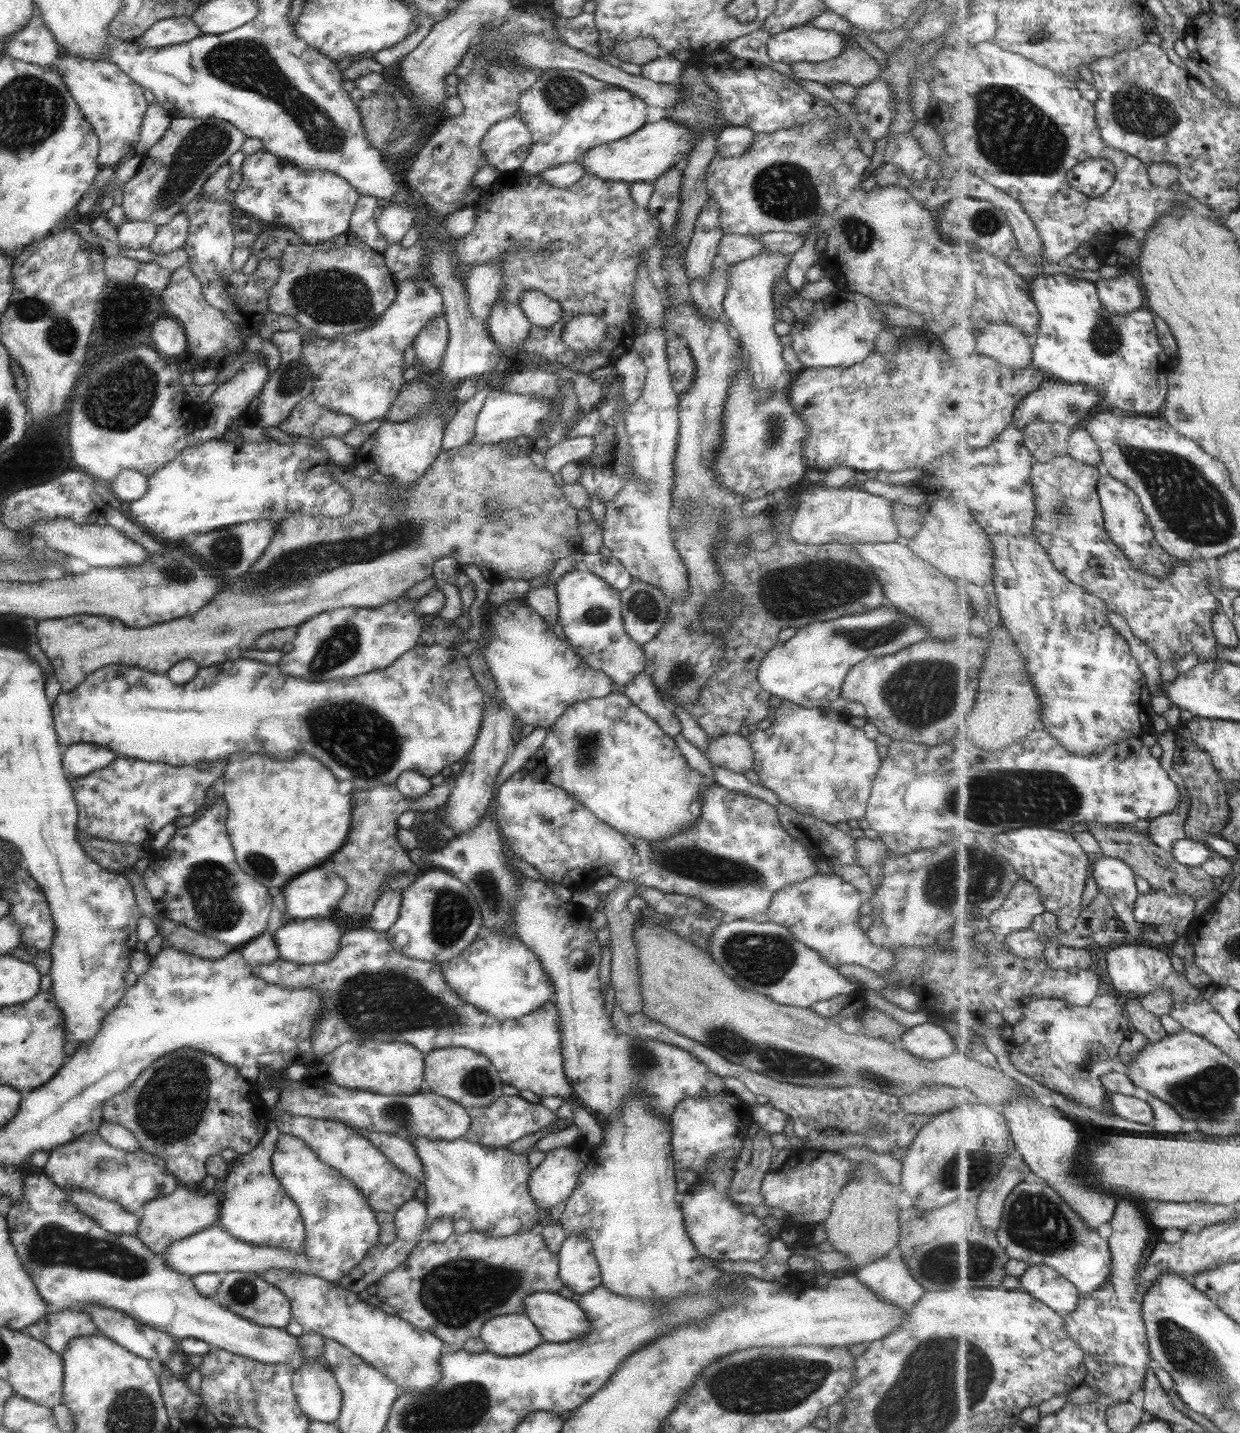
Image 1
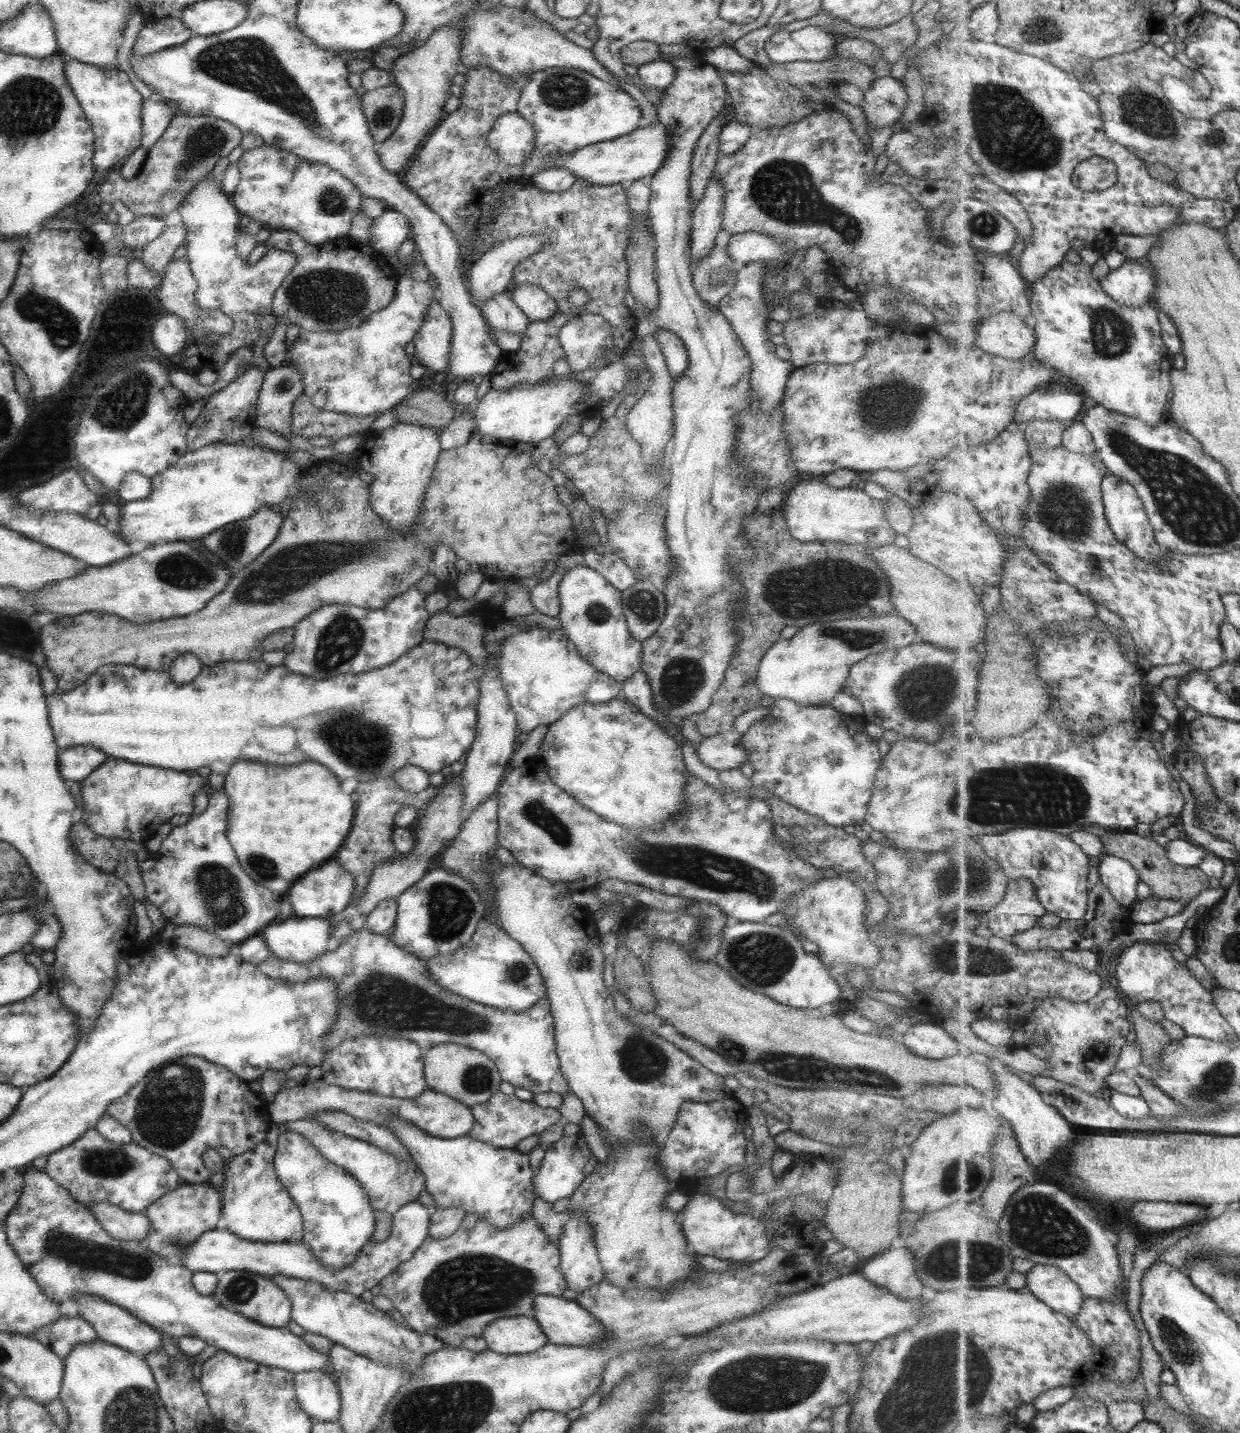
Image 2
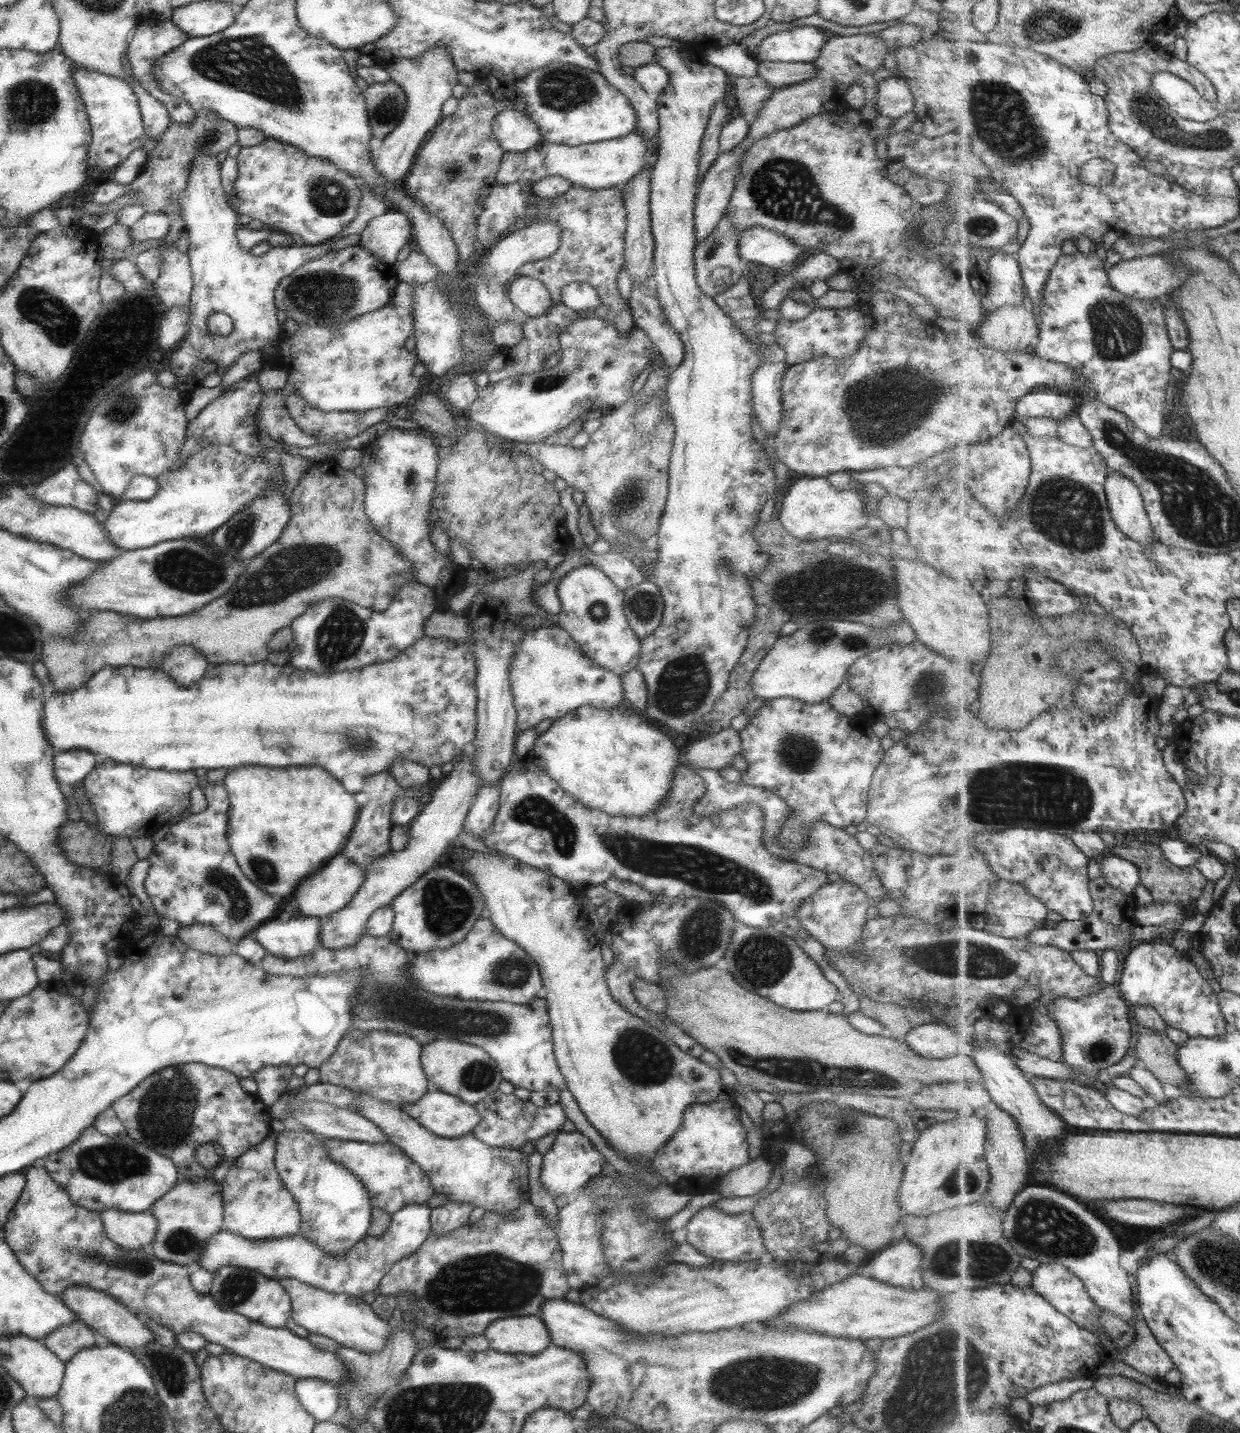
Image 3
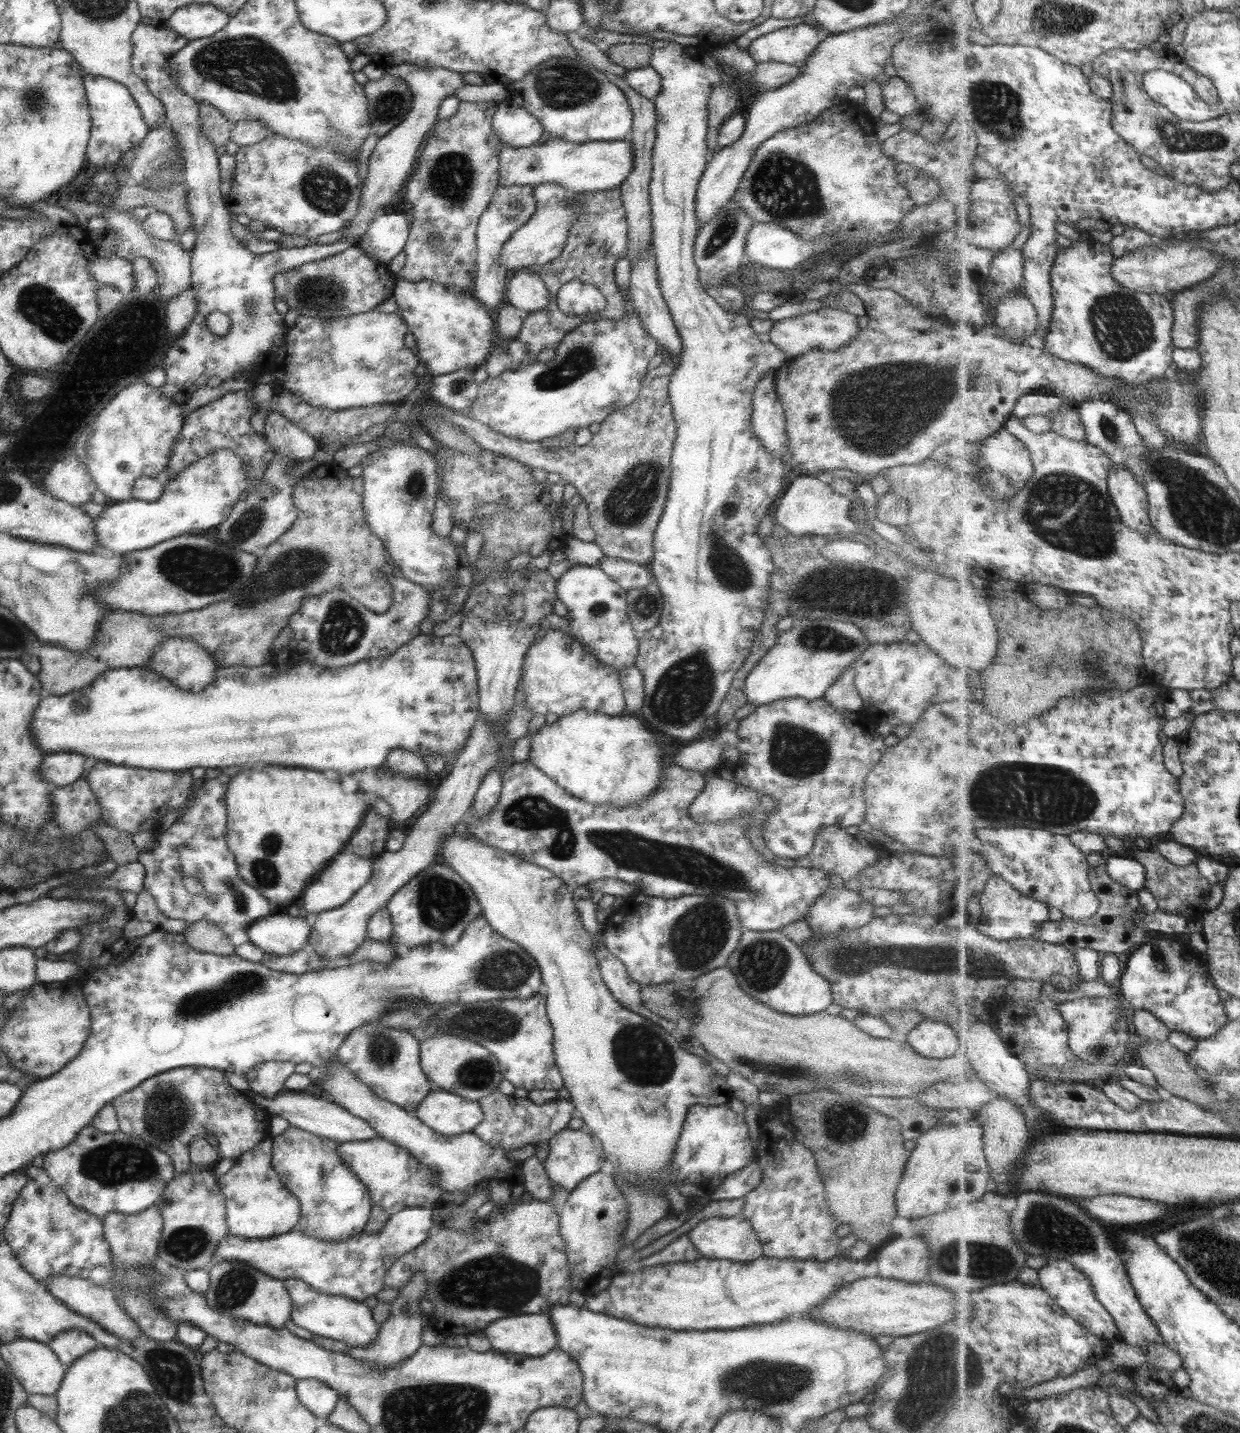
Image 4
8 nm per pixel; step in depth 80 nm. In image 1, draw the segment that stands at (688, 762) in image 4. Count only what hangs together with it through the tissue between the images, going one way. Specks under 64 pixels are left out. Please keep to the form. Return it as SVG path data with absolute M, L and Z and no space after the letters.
M724 733L712 738L703 752L710 762L731 772L743 774L752 768L753 755L749 741L739 733Z

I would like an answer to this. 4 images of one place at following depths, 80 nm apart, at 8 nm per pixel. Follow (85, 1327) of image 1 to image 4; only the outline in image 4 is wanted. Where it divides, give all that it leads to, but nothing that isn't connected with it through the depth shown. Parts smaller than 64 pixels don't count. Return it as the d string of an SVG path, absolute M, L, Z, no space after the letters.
M67 1330L56 1334L46 1345L65 1366L69 1366L82 1354L95 1349L96 1340L79 1330Z

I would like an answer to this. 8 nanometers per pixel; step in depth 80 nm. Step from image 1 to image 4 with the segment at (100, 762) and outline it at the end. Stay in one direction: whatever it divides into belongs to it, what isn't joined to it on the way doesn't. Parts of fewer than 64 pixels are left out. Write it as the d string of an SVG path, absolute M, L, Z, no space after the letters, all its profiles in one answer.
M75 753L45 754L40 766L43 780L55 787L69 785L81 778L87 757Z

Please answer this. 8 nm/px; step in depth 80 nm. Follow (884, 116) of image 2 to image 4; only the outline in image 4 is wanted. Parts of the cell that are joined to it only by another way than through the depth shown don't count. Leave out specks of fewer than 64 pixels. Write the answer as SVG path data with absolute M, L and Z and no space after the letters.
M889 77L887 81L880 84L883 96L883 109L898 117L915 113L917 107L915 98L907 83L897 77Z

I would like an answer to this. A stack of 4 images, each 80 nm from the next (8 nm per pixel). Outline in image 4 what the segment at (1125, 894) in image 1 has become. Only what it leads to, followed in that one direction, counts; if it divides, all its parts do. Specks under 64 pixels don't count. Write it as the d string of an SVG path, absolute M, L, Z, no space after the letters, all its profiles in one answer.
M1112 856L1106 860L1106 869L1115 882L1119 881L1123 886L1131 890L1140 891L1145 889L1147 873L1146 866L1142 862L1131 858L1130 856Z

